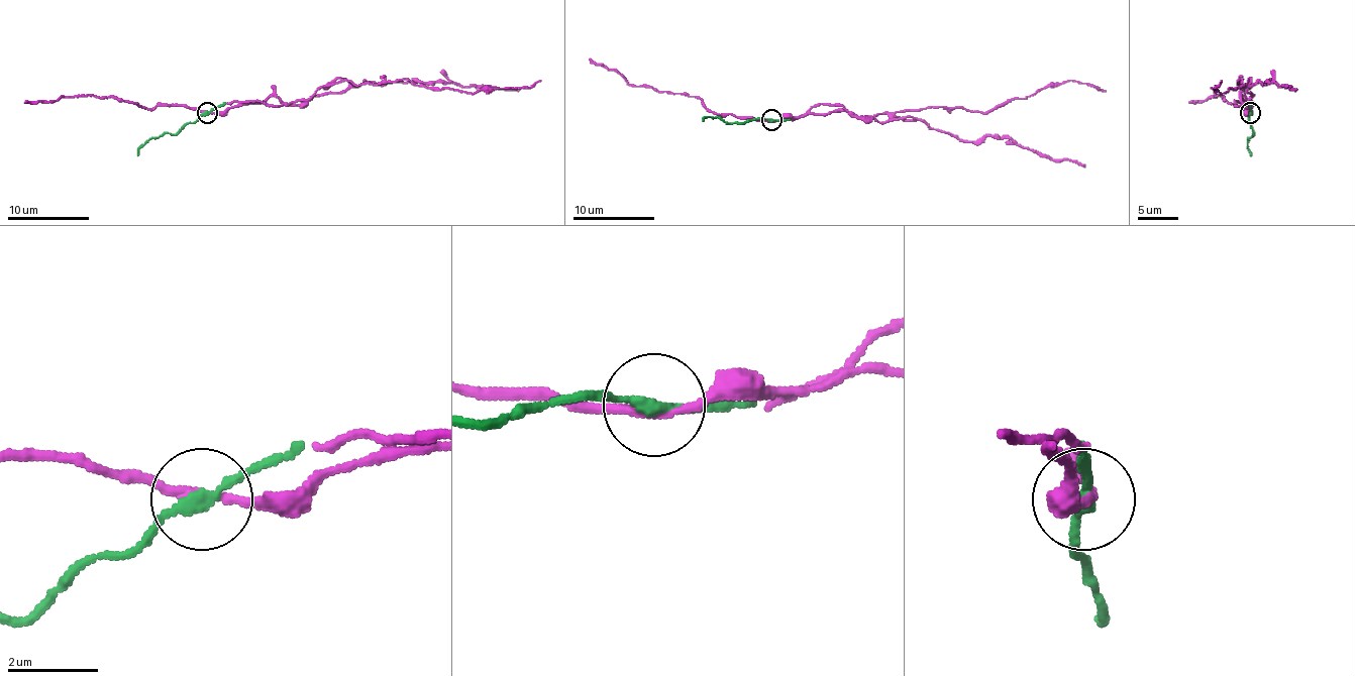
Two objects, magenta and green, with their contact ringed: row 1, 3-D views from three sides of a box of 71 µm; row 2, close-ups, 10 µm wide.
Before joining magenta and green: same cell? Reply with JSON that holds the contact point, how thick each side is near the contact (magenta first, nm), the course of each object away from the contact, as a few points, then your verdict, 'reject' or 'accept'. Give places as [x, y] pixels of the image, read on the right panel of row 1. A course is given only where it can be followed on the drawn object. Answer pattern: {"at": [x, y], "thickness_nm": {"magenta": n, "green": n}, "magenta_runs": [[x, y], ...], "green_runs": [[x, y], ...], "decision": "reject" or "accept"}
{"at": [1250, 113], "thickness_nm": {"magenta": 190, "green": 260}, "magenta_runs": [[1250, 112], [1241, 80], [1244, 86], [1227, 92], [1211, 88], [1221, 80]], "green_runs": [[1250, 112], [1254, 134], [1248, 138], [1252, 154]], "decision": "accept"}

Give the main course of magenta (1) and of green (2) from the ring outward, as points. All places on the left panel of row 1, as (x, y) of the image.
1: (206, 112), (272, 96), (308, 100), (345, 80), (465, 92), (541, 80)
2: (206, 112), (194, 122), (186, 122), (174, 134), (164, 132), (149, 138), (137, 154)

